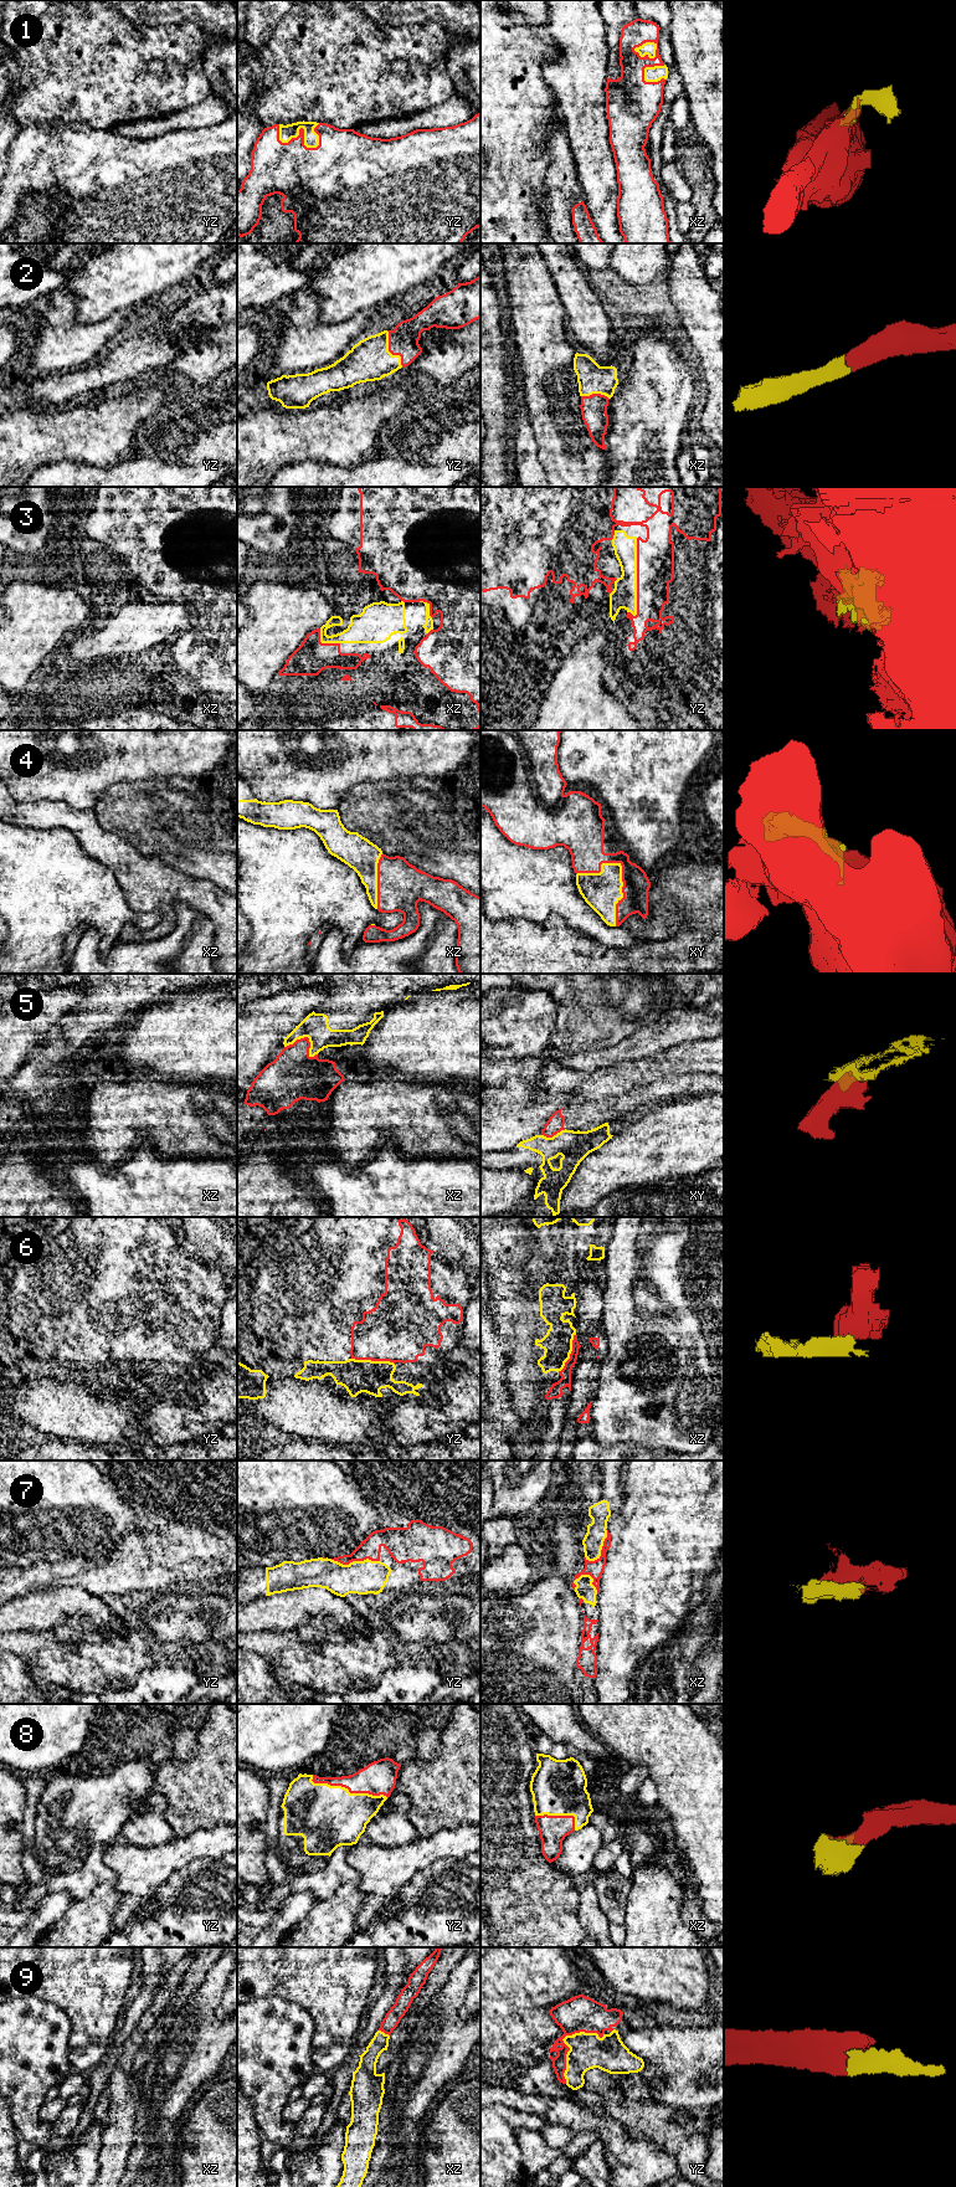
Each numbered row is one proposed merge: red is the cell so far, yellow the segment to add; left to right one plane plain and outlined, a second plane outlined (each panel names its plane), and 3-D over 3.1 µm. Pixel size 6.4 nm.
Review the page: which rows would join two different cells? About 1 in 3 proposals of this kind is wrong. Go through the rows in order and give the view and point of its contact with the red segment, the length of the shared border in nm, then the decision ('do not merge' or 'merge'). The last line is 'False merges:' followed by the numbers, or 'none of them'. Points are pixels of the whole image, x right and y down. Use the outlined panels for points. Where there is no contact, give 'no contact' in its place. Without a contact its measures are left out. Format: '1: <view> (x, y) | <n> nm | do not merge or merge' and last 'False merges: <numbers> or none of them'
1: yz (299, 132) | 300 nm | merge
2: yz (390, 352) | 260 nm | merge
3: yz (637, 578) | 500 nm | do not merge
4: xy (622, 872) | 440 nm | merge
5: xz (308, 1038) | 220 nm | do not merge
6: yz (373, 1360) | 280 nm | do not merge
7: yz (355, 1560) | 320 nm | merge
8: yz (348, 1788) | 500 nm | merge
9: yz (563, 2041) | 420 nm | merge
False merges: 3, 5, 6

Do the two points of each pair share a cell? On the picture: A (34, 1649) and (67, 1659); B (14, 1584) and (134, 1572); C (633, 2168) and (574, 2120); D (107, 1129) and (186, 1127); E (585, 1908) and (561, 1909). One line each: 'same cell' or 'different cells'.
A: same cell
B: same cell
C: same cell
D: same cell
E: different cells

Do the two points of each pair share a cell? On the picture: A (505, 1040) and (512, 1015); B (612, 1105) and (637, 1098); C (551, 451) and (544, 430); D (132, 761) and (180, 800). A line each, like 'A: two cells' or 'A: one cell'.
A: two cells
B: one cell
C: one cell
D: two cells

